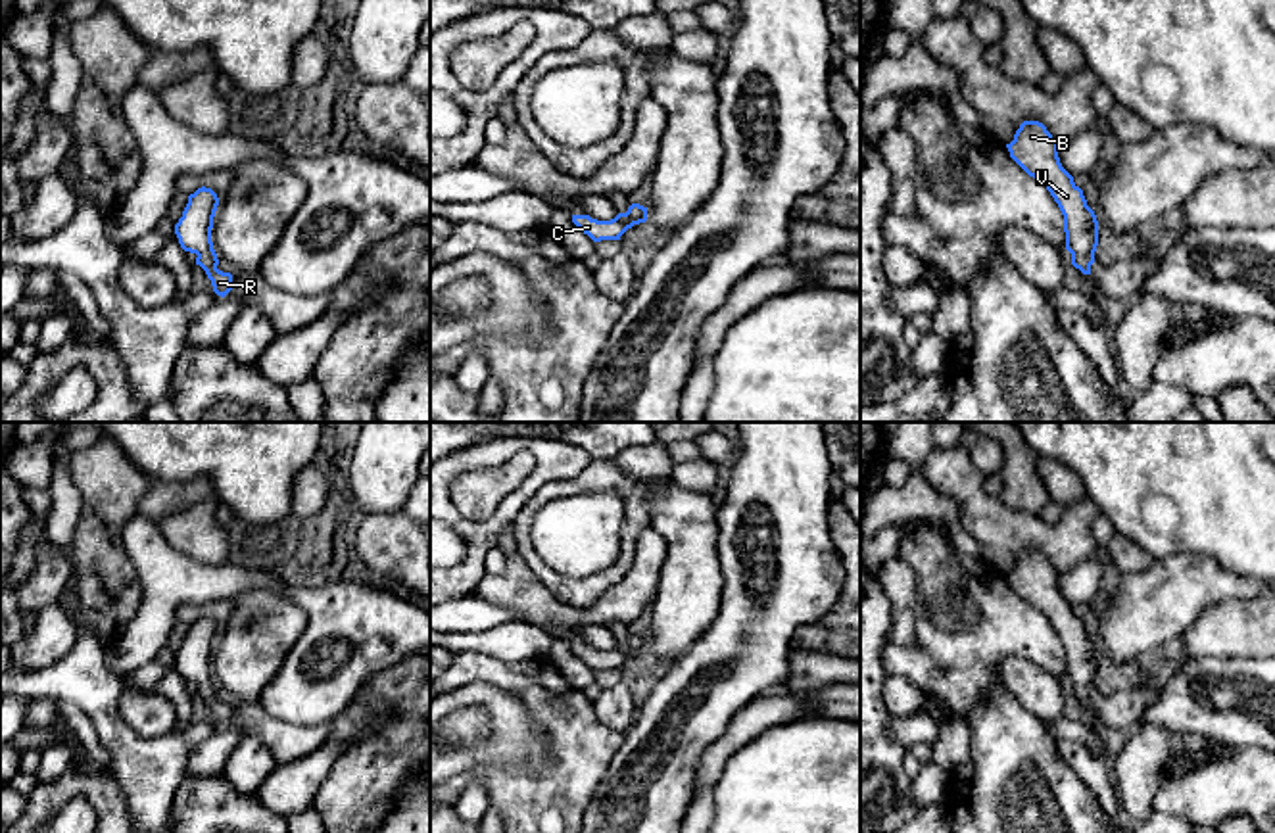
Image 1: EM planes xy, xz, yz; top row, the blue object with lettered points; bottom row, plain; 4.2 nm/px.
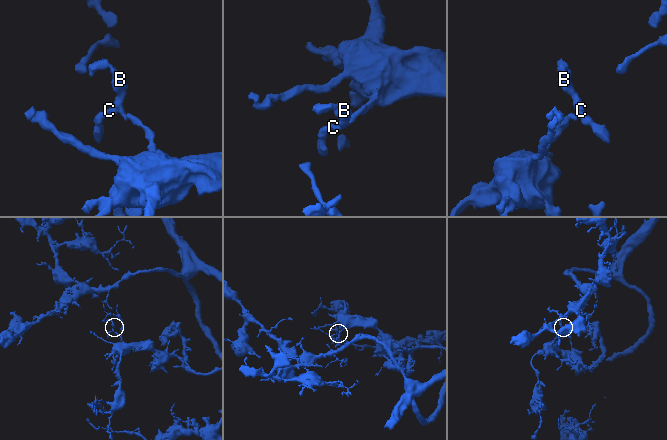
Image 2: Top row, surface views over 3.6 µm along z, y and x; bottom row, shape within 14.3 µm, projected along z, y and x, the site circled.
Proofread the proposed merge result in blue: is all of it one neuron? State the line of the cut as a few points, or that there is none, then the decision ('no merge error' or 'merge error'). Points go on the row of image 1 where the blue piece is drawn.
cut none; no merge error

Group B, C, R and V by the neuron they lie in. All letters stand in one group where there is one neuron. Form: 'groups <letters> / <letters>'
groups B C R V

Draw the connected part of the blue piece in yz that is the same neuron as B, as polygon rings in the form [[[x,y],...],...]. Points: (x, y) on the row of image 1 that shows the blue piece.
[[[1023,121],[1006,148],[1029,177],[1046,186],[1064,215],[1066,250],[1071,253],[1071,265],[1083,274],[1091,274],[1098,246],[1098,221],[1087,205],[1083,190],[1062,167],[1058,142],[1043,123]]]

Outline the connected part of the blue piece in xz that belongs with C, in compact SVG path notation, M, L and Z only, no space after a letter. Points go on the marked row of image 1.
M632 203L626 213L618 213L611 221L597 221L589 215L572 215L572 223L588 234L593 242L620 240L620 236L634 225L647 221L647 207Z

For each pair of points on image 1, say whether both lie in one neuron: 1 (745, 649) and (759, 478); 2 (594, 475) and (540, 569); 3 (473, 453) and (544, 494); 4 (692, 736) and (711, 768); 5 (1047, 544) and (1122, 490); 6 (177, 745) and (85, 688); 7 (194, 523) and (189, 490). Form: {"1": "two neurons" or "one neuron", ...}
{"1": "one neuron", "2": "one neuron", "3": "two neurons", "4": "two neurons", "5": "two neurons", "6": "one neuron", "7": "two neurons"}

